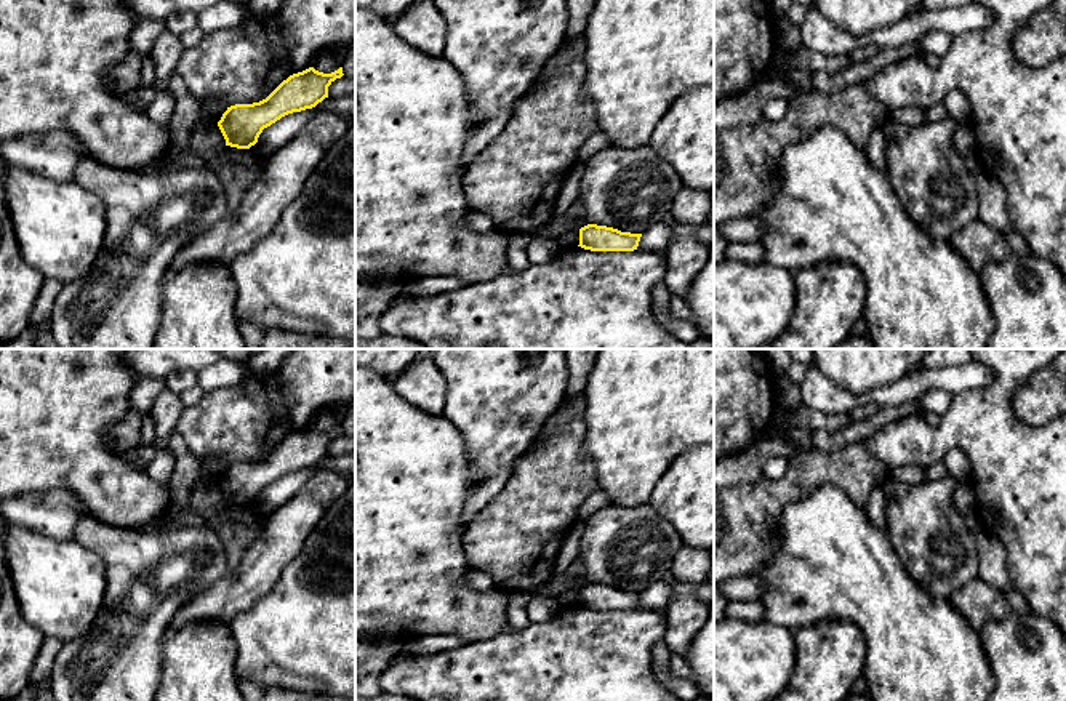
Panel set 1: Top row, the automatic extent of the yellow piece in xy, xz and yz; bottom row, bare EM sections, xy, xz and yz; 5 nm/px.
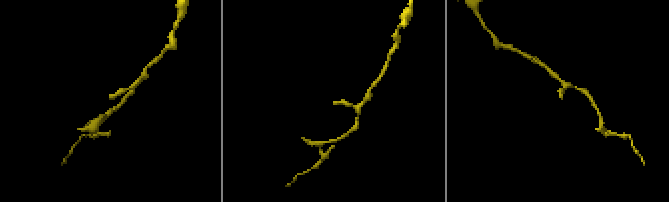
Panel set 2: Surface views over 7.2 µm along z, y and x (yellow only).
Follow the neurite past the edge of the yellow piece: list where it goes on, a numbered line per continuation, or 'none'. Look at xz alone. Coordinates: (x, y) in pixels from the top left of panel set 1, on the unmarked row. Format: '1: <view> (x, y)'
none

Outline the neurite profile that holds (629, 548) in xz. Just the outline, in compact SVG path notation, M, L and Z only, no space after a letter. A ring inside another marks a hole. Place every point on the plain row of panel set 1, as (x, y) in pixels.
M610 504L584 520L578 560L584 576L568 578L573 586L607 584L643 592L666 579L683 543L677 530L647 504Z

